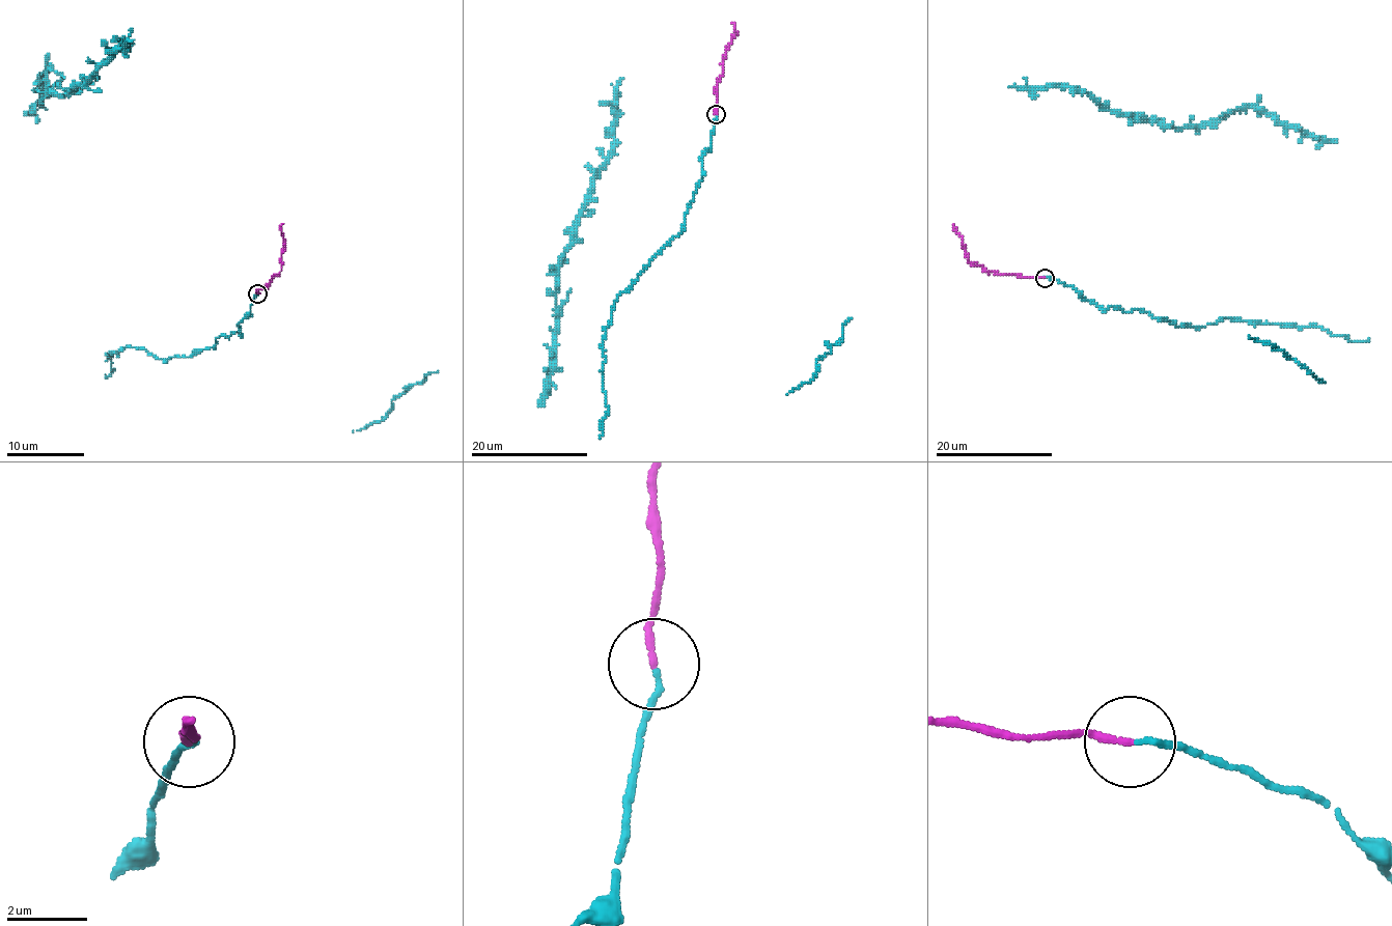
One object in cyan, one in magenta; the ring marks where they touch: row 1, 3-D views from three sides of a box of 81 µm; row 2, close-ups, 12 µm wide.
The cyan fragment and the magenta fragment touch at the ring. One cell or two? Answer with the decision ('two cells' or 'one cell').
one cell

